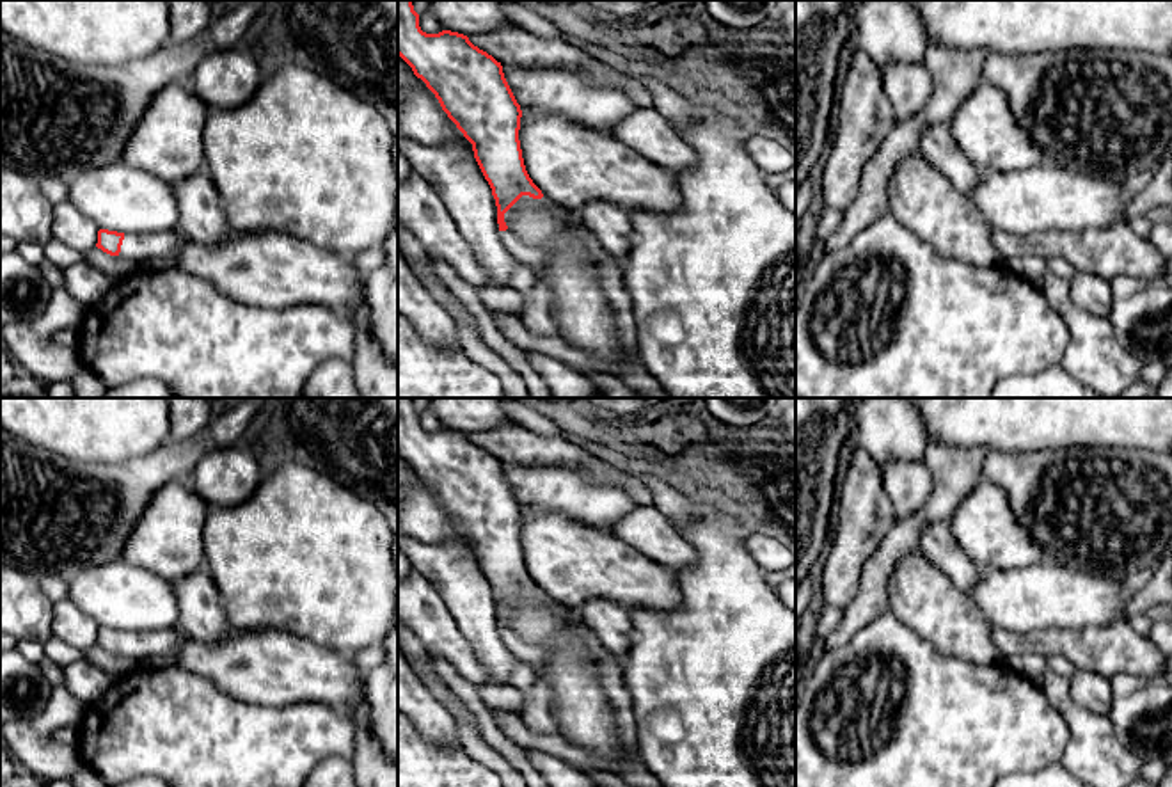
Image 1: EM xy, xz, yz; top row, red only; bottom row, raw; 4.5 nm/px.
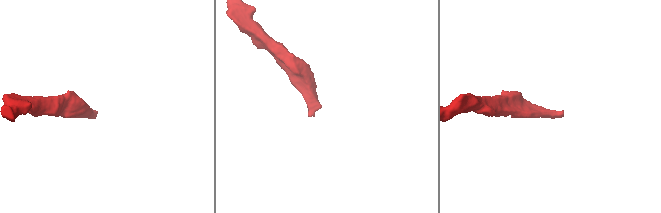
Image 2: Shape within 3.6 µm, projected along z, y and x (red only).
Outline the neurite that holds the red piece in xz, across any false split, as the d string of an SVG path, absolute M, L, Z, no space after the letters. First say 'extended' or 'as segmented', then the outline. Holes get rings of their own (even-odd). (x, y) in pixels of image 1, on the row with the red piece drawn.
extended; M398 0L398 55L426 83L447 117L472 144L474 158L495 199L503 243L535 272L536 281L524 295L522 323L535 336L559 336L552 316L552 291L543 282L547 254L515 235L504 222L504 213L522 195L540 199L542 204L549 204L550 199L526 171L519 140L522 110L501 62L463 34L423 32L412 0Z

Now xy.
extended; M178 229L163 233L117 233L98 231L96 247L110 256L144 263L154 258L167 258L185 245L185 235Z

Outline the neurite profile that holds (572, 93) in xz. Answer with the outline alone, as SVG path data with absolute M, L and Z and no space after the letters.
M501 66L522 112L558 114L613 135L618 121L637 108L618 87L598 85L584 68Z

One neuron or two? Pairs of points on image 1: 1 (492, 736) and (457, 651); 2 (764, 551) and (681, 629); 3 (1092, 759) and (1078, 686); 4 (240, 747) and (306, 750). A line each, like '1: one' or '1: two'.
1: two
2: two
3: two
4: one

